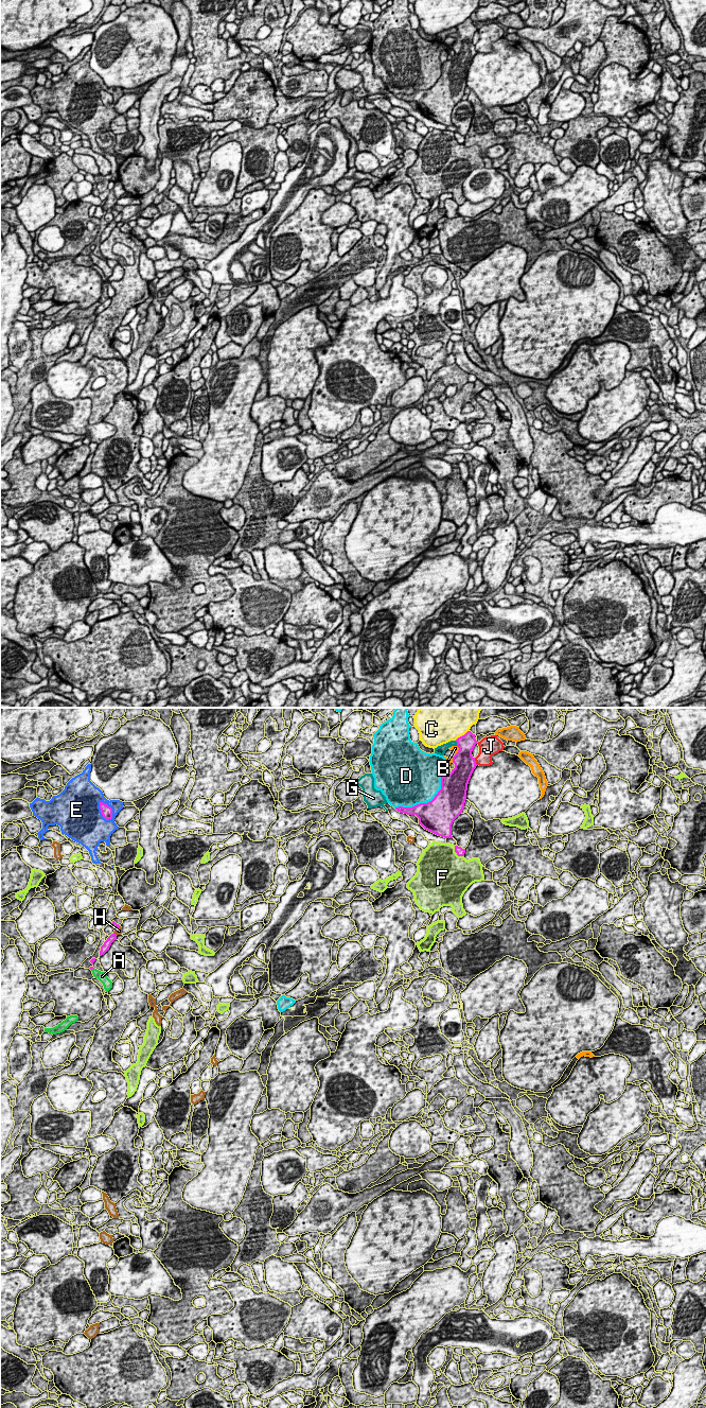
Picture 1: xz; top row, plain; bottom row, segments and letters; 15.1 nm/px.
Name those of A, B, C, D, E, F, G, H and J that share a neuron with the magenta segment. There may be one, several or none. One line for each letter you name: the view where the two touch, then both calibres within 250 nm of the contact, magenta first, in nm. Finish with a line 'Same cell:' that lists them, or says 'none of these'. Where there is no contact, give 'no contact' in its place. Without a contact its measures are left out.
A: meets magenta in xz; 50 nm thick on the magenta side, 160 nm on the other
Same cell: A

